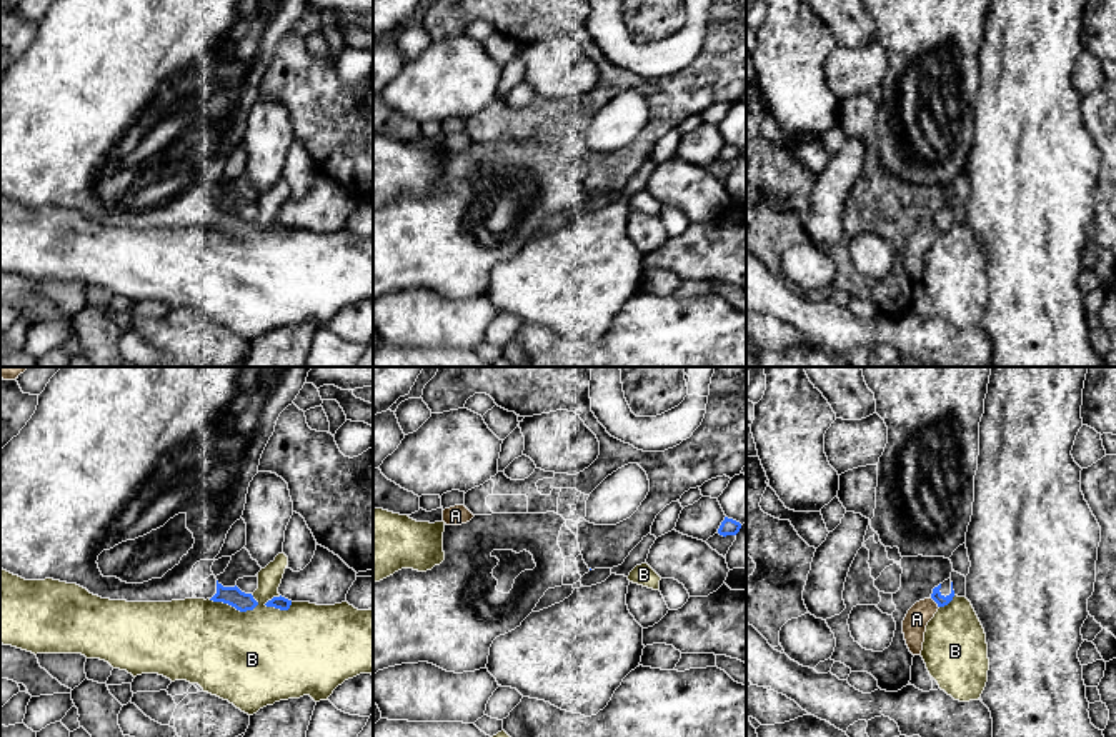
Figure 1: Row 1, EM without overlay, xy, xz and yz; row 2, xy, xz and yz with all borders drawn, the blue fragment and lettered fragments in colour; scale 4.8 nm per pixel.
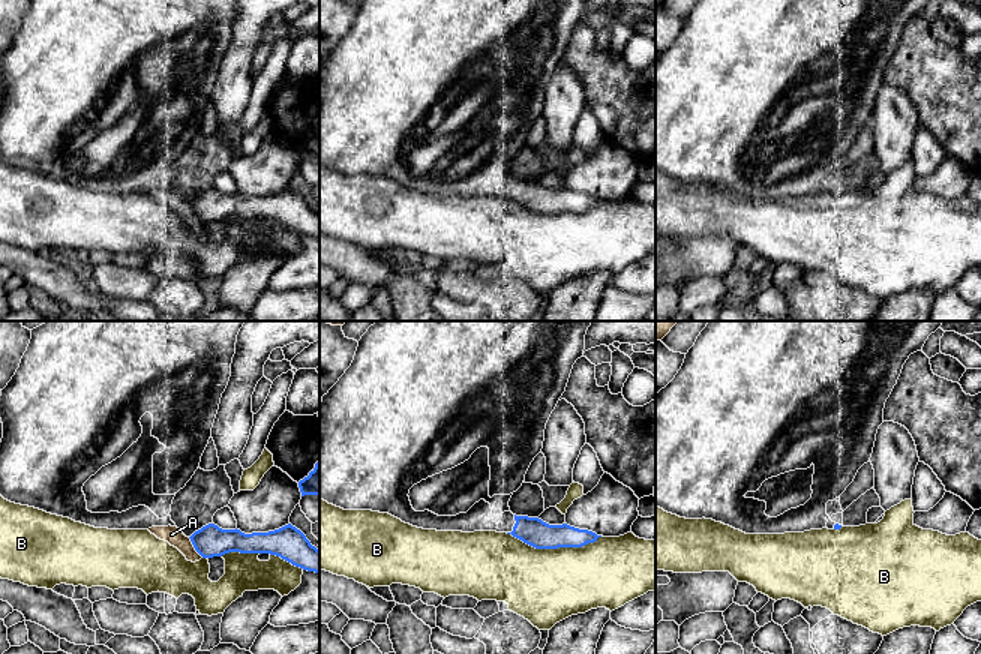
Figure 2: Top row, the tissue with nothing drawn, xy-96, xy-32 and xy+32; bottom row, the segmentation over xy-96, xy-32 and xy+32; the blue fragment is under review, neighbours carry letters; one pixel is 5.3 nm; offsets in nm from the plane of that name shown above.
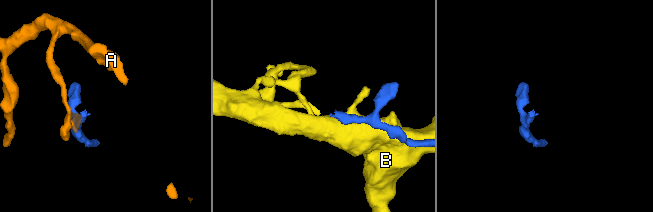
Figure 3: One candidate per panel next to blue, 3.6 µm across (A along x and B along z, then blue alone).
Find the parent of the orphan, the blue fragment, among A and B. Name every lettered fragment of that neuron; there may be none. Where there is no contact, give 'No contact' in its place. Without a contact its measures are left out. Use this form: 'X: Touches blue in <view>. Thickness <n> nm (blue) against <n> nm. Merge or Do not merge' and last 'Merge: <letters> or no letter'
A: Touches blue in yz. Thickness 60 nm (blue) against 120 nm. Do not merge
B: Touches blue in xy. Thickness 90 nm (blue) against 440 nm. Do not merge
Merge: no letter

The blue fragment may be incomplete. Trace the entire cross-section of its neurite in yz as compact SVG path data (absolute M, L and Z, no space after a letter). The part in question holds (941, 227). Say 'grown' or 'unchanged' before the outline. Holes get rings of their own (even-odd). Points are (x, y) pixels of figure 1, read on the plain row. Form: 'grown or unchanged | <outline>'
grown | M951 205L944 207L938 213L933 215L931 225L938 230L938 233L948 232L954 223Z

